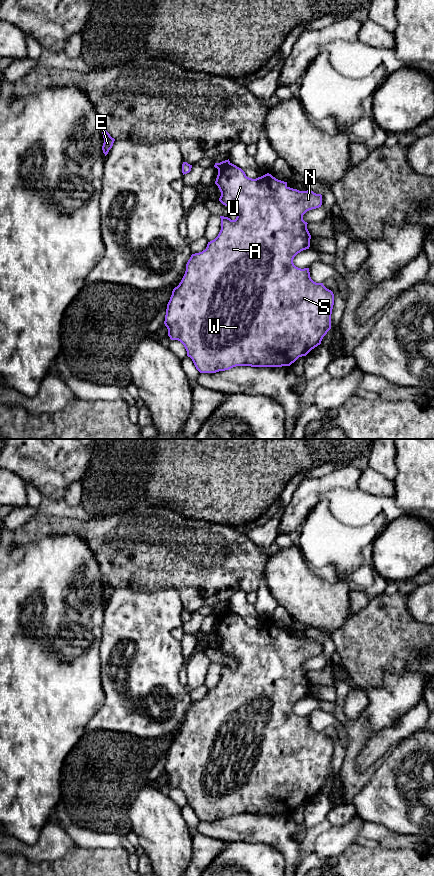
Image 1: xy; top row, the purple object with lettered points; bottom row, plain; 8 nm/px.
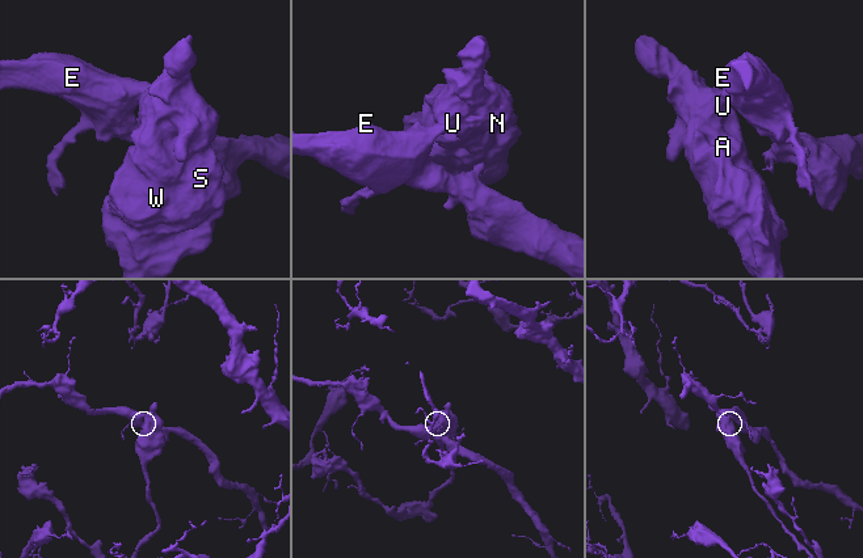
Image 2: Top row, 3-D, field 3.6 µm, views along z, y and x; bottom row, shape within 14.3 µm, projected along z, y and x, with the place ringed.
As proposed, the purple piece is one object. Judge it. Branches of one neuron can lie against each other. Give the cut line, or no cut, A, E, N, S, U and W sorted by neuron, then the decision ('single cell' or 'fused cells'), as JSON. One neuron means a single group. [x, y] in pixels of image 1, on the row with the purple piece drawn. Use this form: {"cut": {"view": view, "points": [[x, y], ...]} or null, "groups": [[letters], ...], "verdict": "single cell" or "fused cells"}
{"cut": {"view": "xy", "points": [[229, 162], [218, 169]]}, "groups": [["A", "N", "S", "U", "W"], ["E"]], "verdict": "fused cells"}

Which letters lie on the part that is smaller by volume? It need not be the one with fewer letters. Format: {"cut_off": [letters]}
{"cut_off": ["A", "N", "S", "U", "W"]}

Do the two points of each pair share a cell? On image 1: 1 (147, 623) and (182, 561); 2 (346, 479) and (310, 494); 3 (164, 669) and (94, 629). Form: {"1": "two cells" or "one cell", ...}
{"1": "two cells", "2": "one cell", "3": "two cells"}

